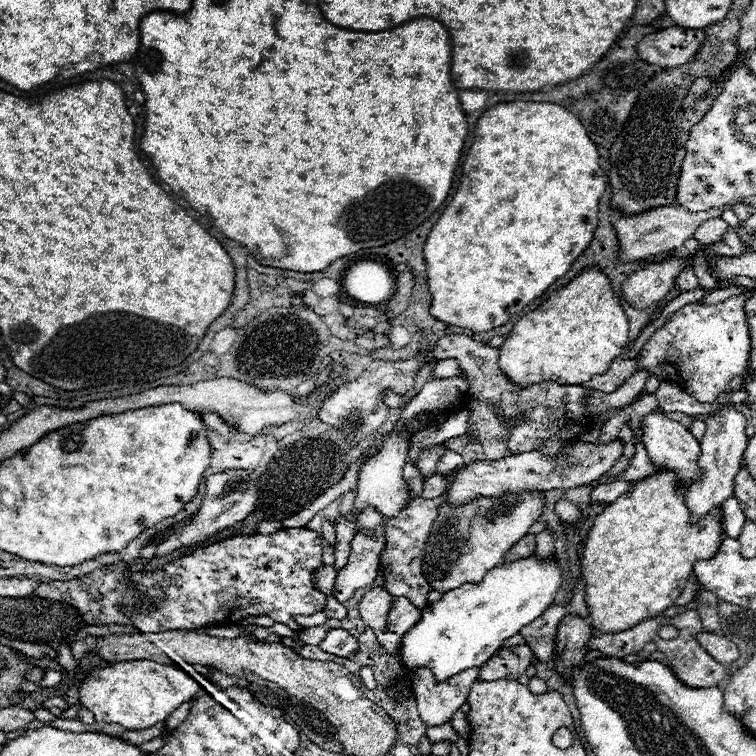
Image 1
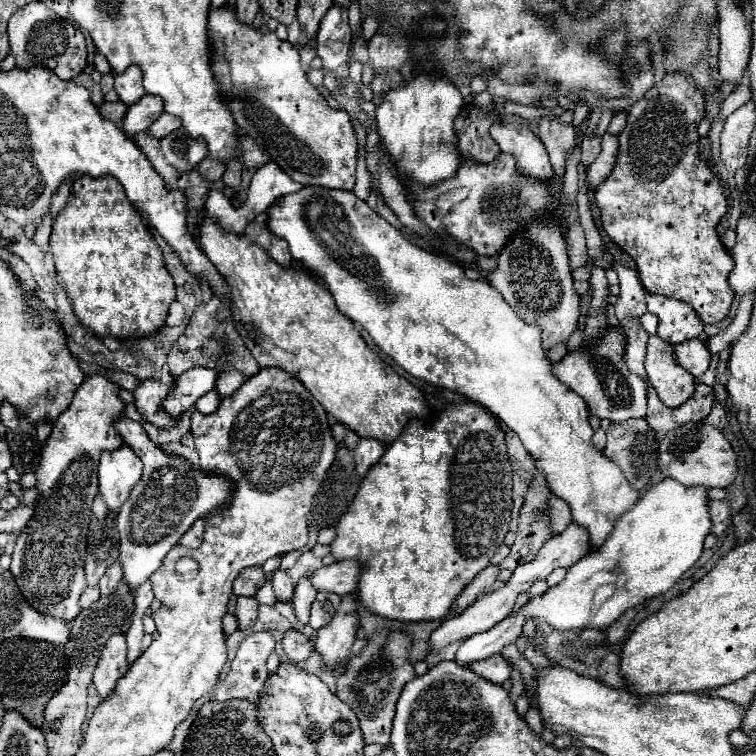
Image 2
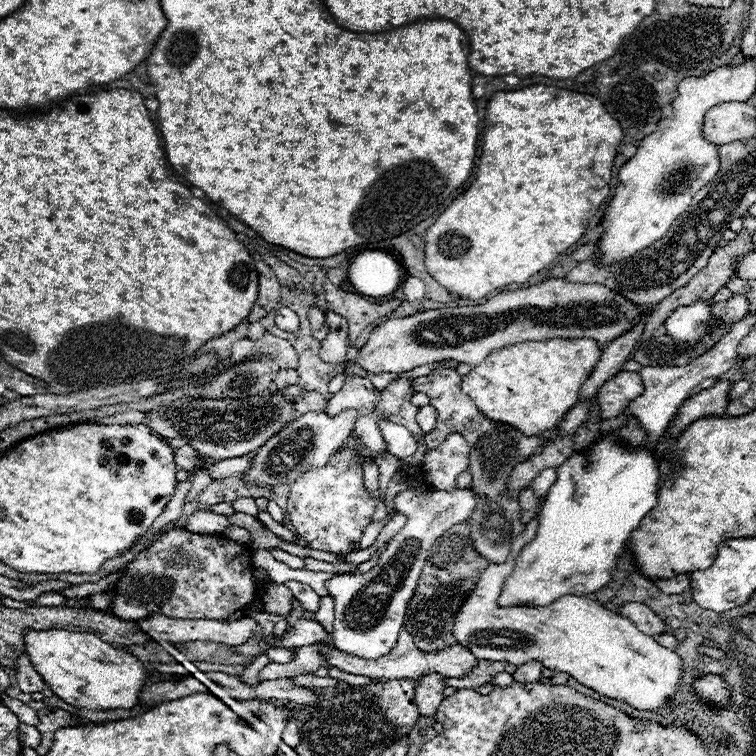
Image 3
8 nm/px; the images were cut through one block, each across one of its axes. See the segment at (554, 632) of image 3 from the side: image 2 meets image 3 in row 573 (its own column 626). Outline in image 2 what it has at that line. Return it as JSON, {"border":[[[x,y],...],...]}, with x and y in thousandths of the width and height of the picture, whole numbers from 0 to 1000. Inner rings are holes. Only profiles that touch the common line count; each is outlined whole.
{"border":[[[405,246],[405,249],[399,249],[399,251],[389,254],[389,257],[373,259],[368,267],[362,267],[360,272],[354,272],[352,283],[354,283],[352,299],[360,304],[360,310],[368,312],[368,315],[373,315],[373,317],[378,317],[381,325],[384,325],[386,341],[389,341],[392,347],[397,347],[415,368],[426,370],[426,373],[434,378],[437,389],[439,389],[442,397],[444,397],[447,410],[450,410],[455,418],[460,418],[466,426],[476,429],[476,431],[492,444],[492,450],[497,452],[497,458],[500,458],[505,466],[511,466],[526,484],[532,484],[532,487],[534,487],[540,495],[545,495],[548,500],[556,500],[556,503],[563,503],[563,505],[569,505],[569,508],[574,508],[574,511],[585,511],[585,513],[593,513],[593,516],[598,516],[598,519],[606,519],[606,521],[622,526],[624,532],[632,532],[635,537],[646,540],[653,550],[659,550],[667,561],[672,561],[672,563],[690,579],[690,587],[693,587],[693,593],[701,598],[701,603],[709,608],[709,616],[722,627],[722,635],[725,635],[730,651],[733,651],[738,659],[743,659],[743,661],[749,661],[749,664],[754,667],[754,672],[757,672],[757,688],[765,690],[767,696],[775,696],[775,698],[780,701],[780,717],[783,717],[783,722],[791,725],[791,722],[804,712],[804,706],[812,701],[812,696],[815,696],[820,680],[823,680],[823,677],[831,677],[831,675],[839,669],[839,664],[844,661],[844,648],[833,646],[833,640],[828,638],[823,622],[820,622],[812,611],[807,611],[794,595],[788,595],[788,593],[783,590],[780,582],[783,582],[786,569],[783,569],[783,563],[780,563],[780,558],[778,558],[775,534],[772,534],[772,529],[770,529],[759,516],[754,516],[751,511],[746,511],[746,508],[728,492],[728,484],[730,484],[730,481],[722,476],[722,463],[720,463],[717,455],[714,455],[714,434],[712,434],[712,431],[701,431],[701,429],[690,426],[690,423],[683,418],[683,413],[672,405],[672,399],[669,399],[643,370],[638,370],[638,368],[635,368],[635,370],[622,370],[622,368],[616,368],[611,352],[608,352],[606,347],[598,347],[598,341],[585,339],[585,336],[574,336],[574,333],[566,333],[566,331],[558,331],[556,325],[548,325],[548,323],[545,323],[542,317],[537,317],[519,296],[513,296],[505,286],[500,286],[481,265],[471,262],[468,254],[439,251],[439,249],[426,249],[426,246]]]}

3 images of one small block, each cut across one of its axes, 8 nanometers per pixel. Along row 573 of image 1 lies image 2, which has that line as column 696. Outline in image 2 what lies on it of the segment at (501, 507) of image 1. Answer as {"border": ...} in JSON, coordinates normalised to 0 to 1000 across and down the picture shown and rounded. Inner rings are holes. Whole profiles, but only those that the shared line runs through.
{"border":[[[910,558],[886,569],[873,585],[870,608],[876,630],[892,632],[905,643],[931,643],[934,648],[960,646],[974,632],[974,601],[966,585],[950,566],[931,558]]]}

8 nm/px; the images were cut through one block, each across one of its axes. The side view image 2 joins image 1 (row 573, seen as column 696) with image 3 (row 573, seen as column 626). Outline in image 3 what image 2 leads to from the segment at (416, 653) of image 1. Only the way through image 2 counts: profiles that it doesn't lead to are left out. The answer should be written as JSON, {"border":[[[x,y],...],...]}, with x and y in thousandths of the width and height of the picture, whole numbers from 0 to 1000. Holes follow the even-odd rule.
{"border":[[[833,553],[833,561],[828,566],[802,577],[794,587],[780,593],[778,598],[780,616],[772,616],[775,606],[762,598],[754,608],[749,608],[749,614],[735,619],[738,635],[728,646],[722,661],[714,669],[714,696],[709,712],[701,720],[696,720],[685,733],[680,757],[667,770],[664,786],[659,791],[661,802],[690,802],[690,799],[725,802],[749,786],[778,788],[807,770],[807,754],[815,749],[815,741],[825,728],[833,704],[839,704],[847,696],[849,685],[868,669],[868,651],[873,638],[870,614],[862,595],[849,590],[852,582],[854,574],[844,563],[844,558]],[[825,582],[836,585],[844,593],[839,598],[831,598],[823,590]]]}

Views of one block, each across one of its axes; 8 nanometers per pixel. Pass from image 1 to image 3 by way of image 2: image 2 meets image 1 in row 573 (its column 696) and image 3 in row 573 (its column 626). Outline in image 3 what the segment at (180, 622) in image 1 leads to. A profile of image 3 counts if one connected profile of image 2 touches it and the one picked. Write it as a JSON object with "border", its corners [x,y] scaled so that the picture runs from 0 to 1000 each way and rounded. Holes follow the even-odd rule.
{"border":[[[246,698],[222,701],[159,754],[164,759],[146,775],[151,783],[146,807],[164,820],[190,820],[201,812],[243,820],[299,820],[307,810],[333,799],[341,783],[331,722],[294,706],[257,706]]]}

